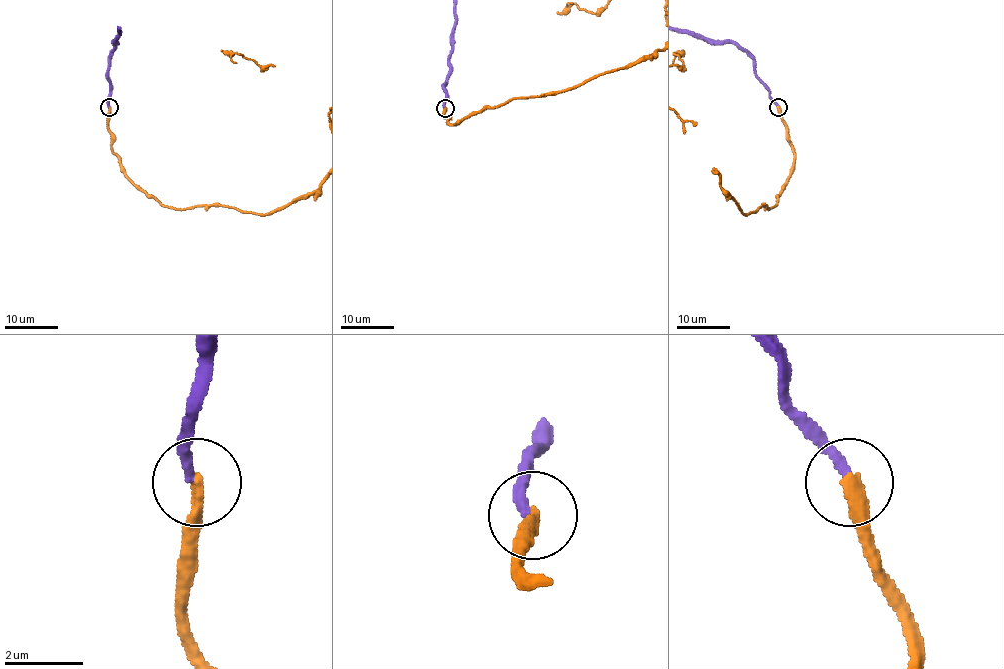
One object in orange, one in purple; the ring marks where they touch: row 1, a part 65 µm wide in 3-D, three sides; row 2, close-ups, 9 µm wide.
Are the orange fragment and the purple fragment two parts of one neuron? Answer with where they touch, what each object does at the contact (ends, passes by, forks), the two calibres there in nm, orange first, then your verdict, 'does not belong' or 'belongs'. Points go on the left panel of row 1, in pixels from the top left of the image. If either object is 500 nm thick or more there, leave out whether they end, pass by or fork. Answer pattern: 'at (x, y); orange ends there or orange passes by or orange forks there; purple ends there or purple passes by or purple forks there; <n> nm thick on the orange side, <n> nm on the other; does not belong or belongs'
at (109, 107); orange ends there; purple ends there; 320 nm thick on the orange side, 240 nm on the other; does not belong

